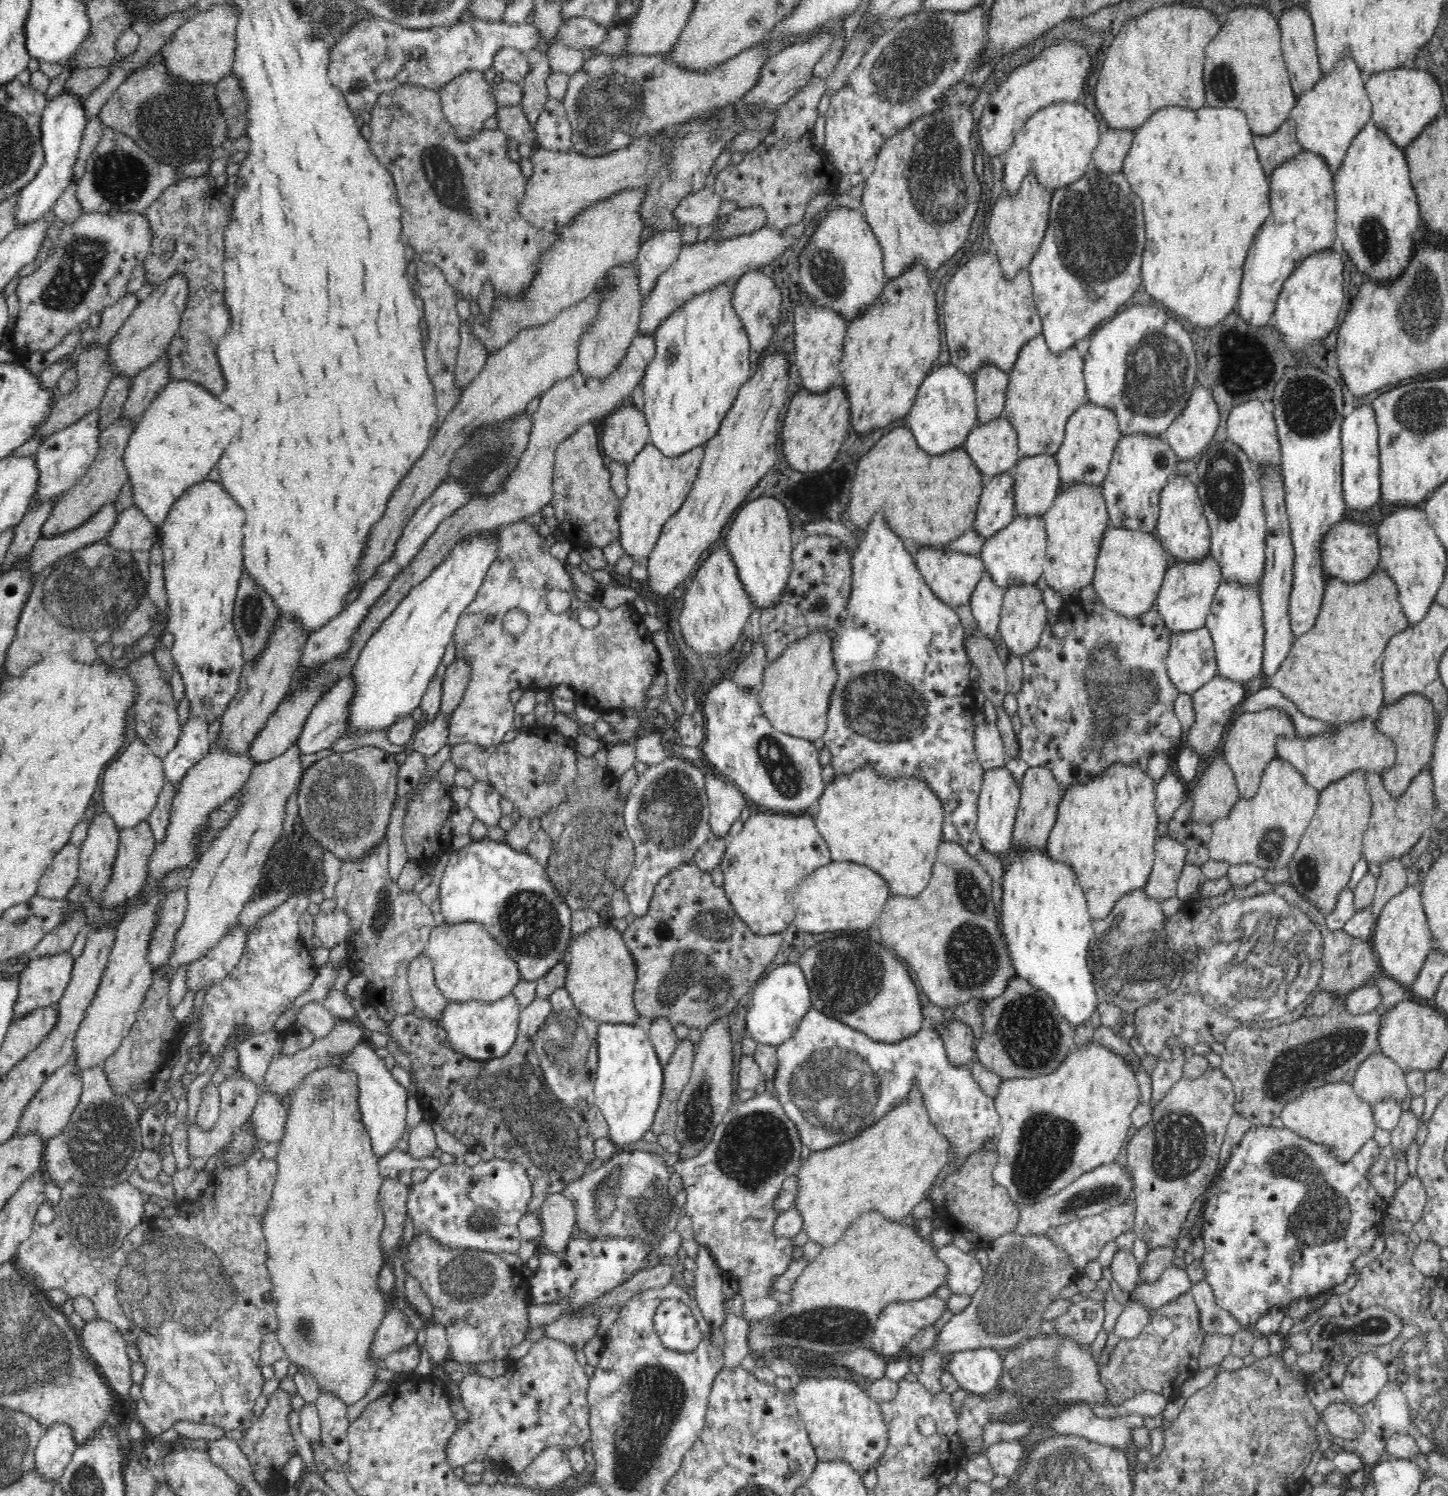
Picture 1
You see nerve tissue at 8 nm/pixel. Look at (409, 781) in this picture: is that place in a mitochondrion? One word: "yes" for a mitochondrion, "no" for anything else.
no

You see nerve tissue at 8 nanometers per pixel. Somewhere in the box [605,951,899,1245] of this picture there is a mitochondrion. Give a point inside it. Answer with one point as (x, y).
(833, 1087)

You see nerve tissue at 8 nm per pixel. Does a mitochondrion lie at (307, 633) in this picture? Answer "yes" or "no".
no

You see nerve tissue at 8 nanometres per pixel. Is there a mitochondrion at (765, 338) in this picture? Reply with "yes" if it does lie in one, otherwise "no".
no

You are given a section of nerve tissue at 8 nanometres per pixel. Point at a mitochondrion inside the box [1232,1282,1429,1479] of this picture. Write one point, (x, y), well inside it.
(1398, 1398)

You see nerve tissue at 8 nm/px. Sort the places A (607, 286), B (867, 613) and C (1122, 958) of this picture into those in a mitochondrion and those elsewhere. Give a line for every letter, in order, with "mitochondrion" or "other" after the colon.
A: other
B: other
C: mitochondrion

